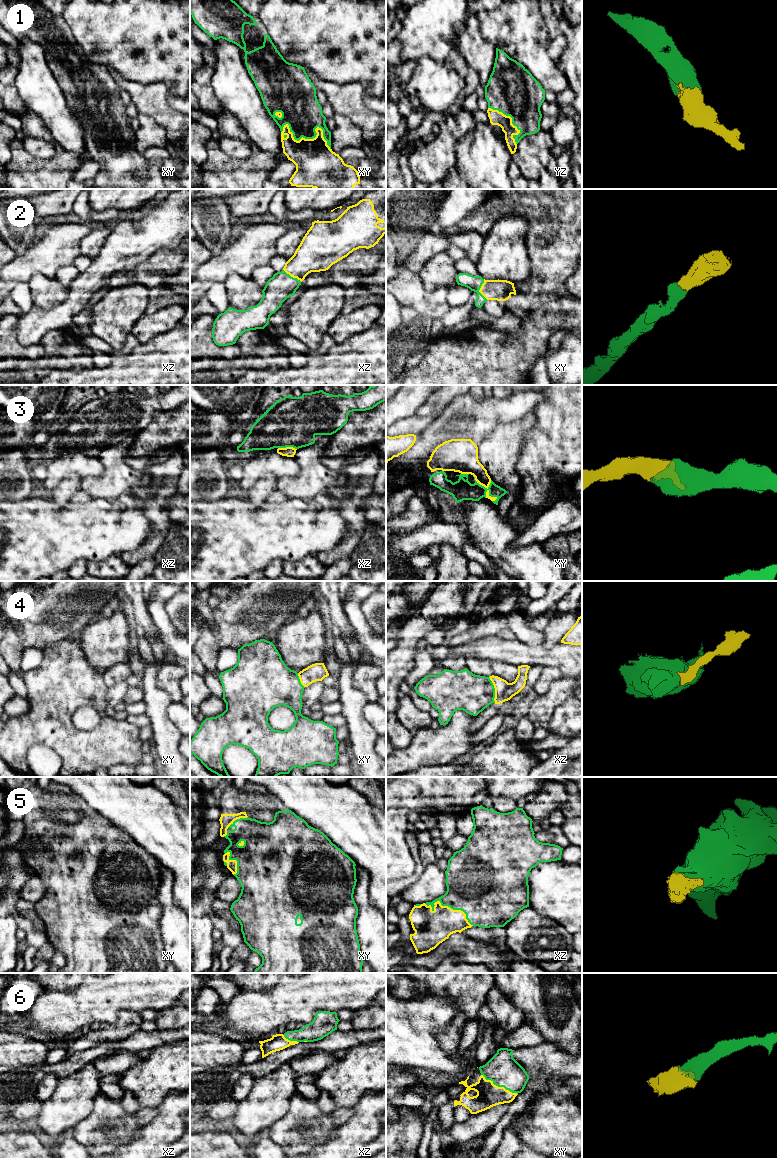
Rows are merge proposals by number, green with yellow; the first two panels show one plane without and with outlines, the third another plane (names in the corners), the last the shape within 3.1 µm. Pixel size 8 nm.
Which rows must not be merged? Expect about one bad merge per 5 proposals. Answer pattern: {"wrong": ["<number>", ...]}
{"wrong": ["4"]}

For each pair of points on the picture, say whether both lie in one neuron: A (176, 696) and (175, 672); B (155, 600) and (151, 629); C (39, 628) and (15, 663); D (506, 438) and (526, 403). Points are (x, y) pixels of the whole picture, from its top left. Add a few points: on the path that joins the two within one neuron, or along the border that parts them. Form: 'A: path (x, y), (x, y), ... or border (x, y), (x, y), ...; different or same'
A: path (175, 690), (175, 678); same
B: border (144, 597), (147, 609), (161, 641); different
C: path (30, 636), (15, 651), (15, 654); same
D: border (532, 412), (517, 420), (501, 422), (494, 430); different

